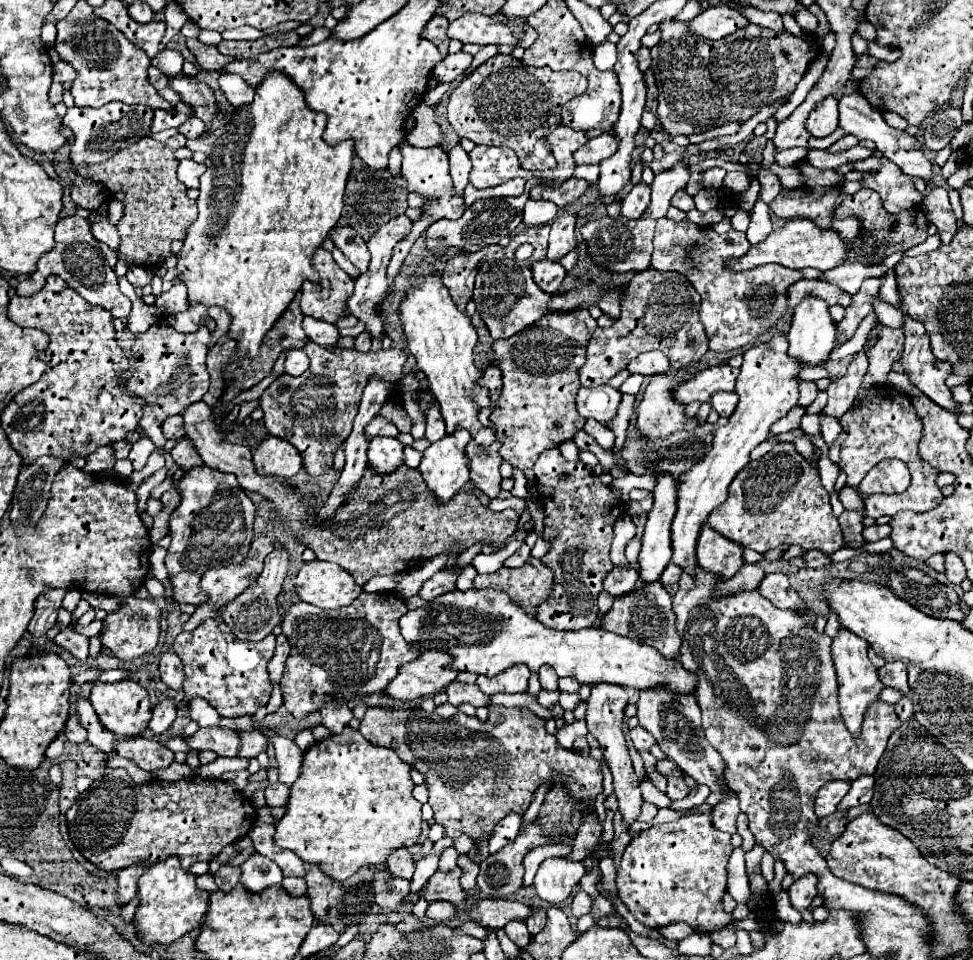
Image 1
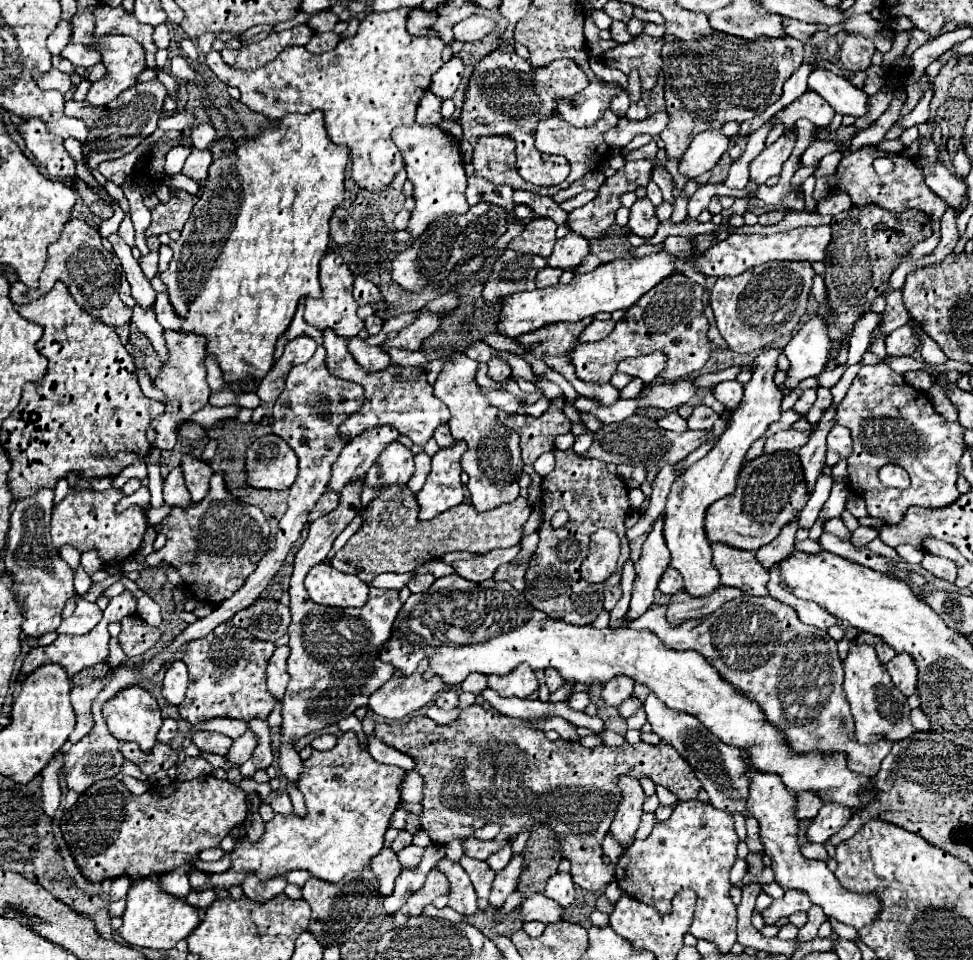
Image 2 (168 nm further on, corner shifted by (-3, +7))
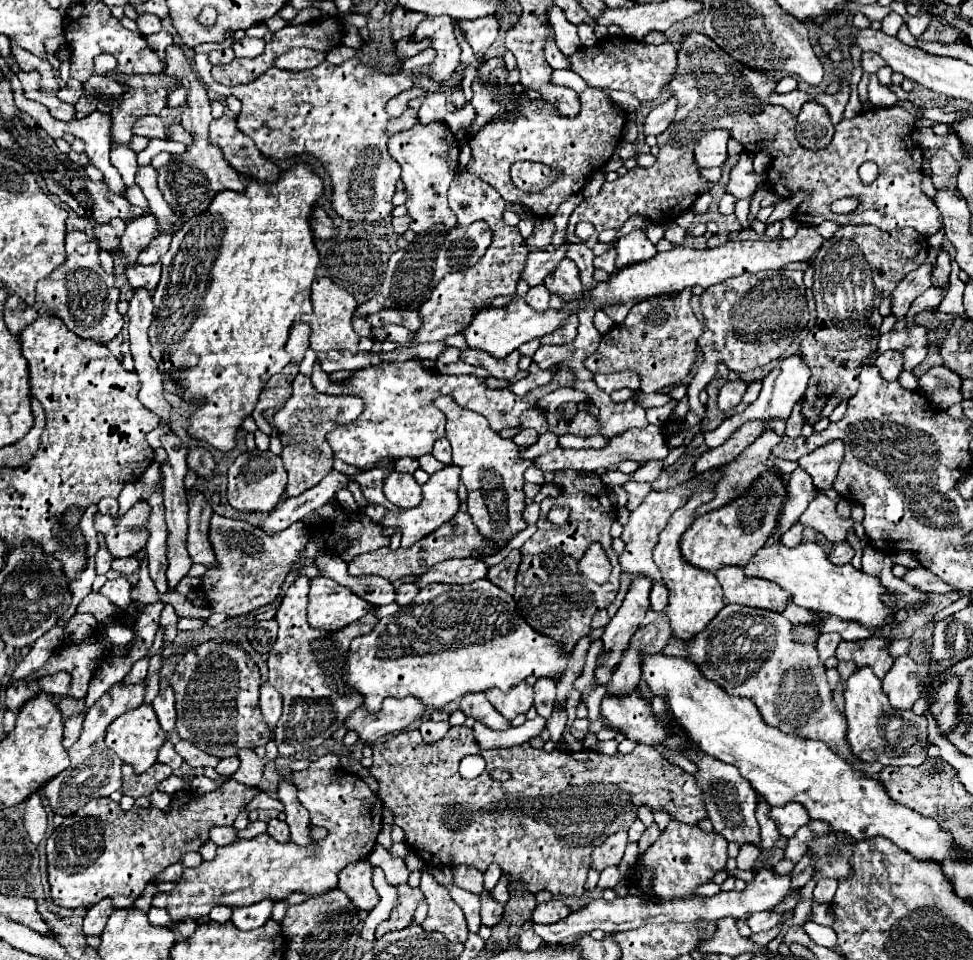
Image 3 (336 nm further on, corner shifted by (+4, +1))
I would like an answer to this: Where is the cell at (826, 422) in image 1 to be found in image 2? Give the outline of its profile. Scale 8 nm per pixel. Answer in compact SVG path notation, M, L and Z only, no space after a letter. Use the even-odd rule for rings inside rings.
M834 426L828 434L828 450L826 450L824 464L828 468L834 468L840 460L846 460L850 454L852 454L852 438L848 428Z

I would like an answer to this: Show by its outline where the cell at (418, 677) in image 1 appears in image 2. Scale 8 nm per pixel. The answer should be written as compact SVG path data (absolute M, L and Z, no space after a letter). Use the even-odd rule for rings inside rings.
M422 660L418 670L408 676L394 676L382 688L372 692L368 700L368 708L386 720L402 720L410 716L414 710L426 706L434 700L434 696L444 688L440 680L422 680L422 672L428 668L428 660Z

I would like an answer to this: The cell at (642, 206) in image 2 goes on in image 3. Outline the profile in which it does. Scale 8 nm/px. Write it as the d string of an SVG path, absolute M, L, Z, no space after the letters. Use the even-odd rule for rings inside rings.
M641 228L619 238L615 250L617 250L617 268L625 268L629 264L653 258L657 254L655 246L647 238L645 230L641 230Z

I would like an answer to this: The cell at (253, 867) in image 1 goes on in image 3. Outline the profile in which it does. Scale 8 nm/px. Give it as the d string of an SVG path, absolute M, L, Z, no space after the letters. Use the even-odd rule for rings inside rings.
M261 900L253 906L239 906L233 910L231 920L239 930L253 930L257 926L263 926L269 920L271 908L273 908L273 902L269 900Z

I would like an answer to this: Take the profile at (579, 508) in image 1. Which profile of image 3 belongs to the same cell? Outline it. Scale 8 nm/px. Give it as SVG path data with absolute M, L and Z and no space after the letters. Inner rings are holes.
M559 470L555 472L555 486L559 490L559 496L547 496L541 502L541 514L537 520L537 532L521 546L521 564L517 572L517 586L515 586L515 602L523 614L523 618L529 622L531 628L539 630L545 636L555 638L565 646L567 652L571 652L577 644L577 640L591 632L591 618L597 610L607 608L619 590L619 576L621 566L617 566L617 552L613 550L609 528L615 522L615 510L609 500L607 486L601 482L599 474L595 472L575 472L575 470ZM551 506L567 506L569 518L565 524L555 526L547 522L547 512ZM599 540L611 558L611 578L607 584L597 586L593 582L583 582L577 574L577 562L581 560L587 546Z

